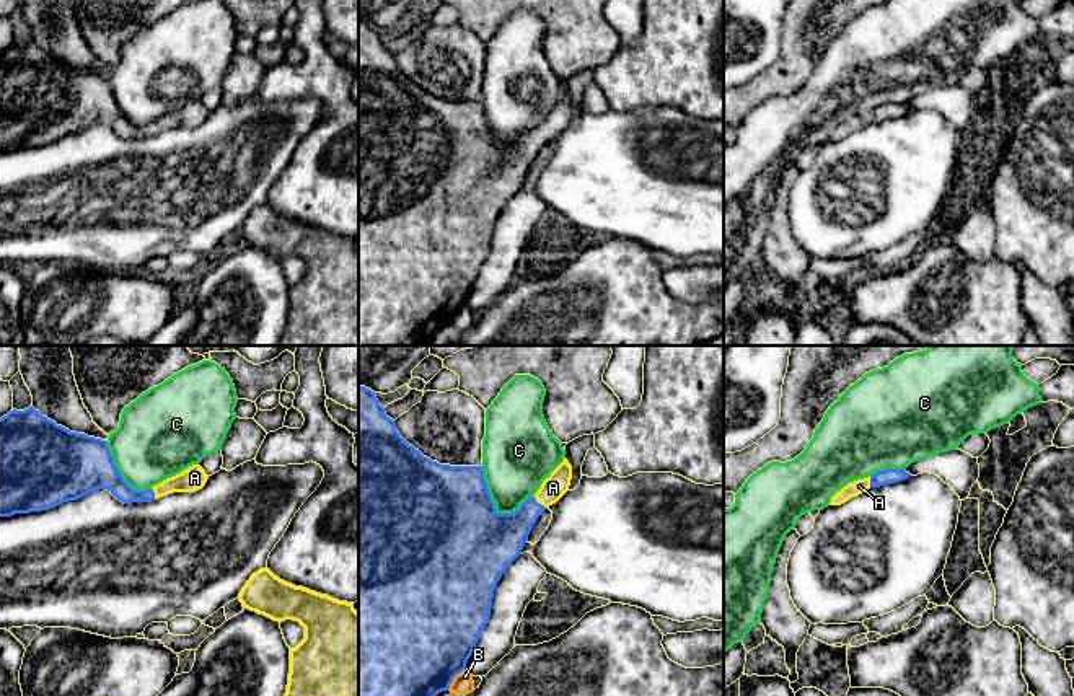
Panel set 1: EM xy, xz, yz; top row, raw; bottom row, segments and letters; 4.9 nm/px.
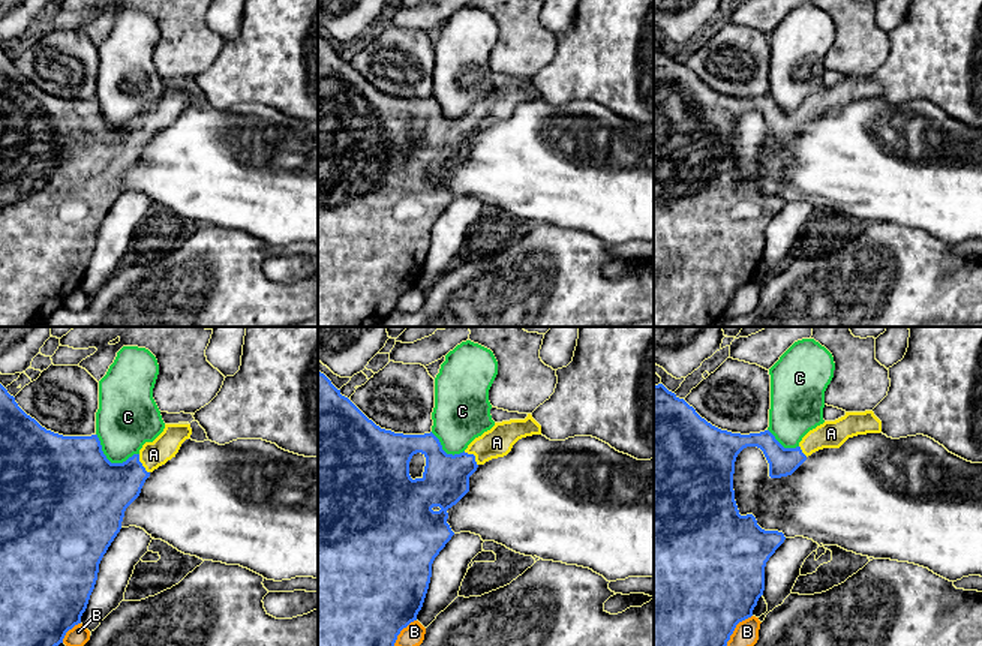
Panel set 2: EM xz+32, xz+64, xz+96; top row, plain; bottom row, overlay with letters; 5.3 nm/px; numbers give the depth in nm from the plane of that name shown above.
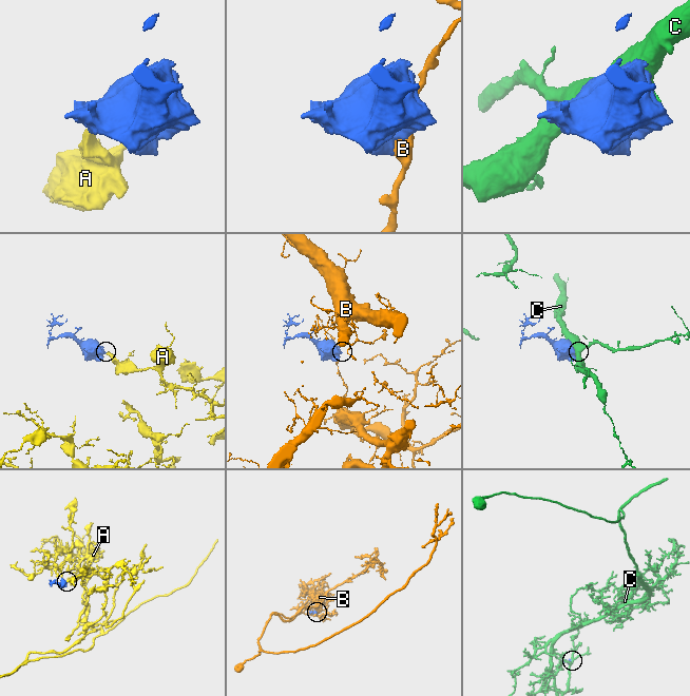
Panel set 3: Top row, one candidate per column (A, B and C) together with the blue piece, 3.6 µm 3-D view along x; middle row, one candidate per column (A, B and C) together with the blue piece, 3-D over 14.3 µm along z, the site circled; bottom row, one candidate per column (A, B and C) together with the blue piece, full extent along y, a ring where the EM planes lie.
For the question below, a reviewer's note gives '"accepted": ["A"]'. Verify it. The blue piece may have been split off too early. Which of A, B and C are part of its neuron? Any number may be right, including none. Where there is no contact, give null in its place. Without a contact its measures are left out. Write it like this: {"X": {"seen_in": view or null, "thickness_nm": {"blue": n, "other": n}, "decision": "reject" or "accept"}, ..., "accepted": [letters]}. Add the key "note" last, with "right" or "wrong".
{"A": {"seen_in": "xz", "thickness_nm": {"blue": 240, "other": 120}, "decision": "accept"}, "B": {"seen_in": "xz", "thickness_nm": {"blue": 500, "other": 110}, "decision": "reject"}, "C": {"seen_in": "xz", "thickness_nm": {"blue": 500, "other": 340}, "decision": "reject"}, "accepted": ["A"], "note": "right"}

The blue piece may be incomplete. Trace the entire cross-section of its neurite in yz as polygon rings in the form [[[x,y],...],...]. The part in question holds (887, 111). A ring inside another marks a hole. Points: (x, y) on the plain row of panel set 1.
[[[883,104],[878,106],[869,112],[857,114],[854,117],[849,117],[844,121],[841,126],[838,126],[833,132],[830,140],[841,140],[847,137],[849,134],[865,127],[870,122],[880,122],[885,119],[893,119],[908,114],[911,109],[906,108],[905,104]]]

